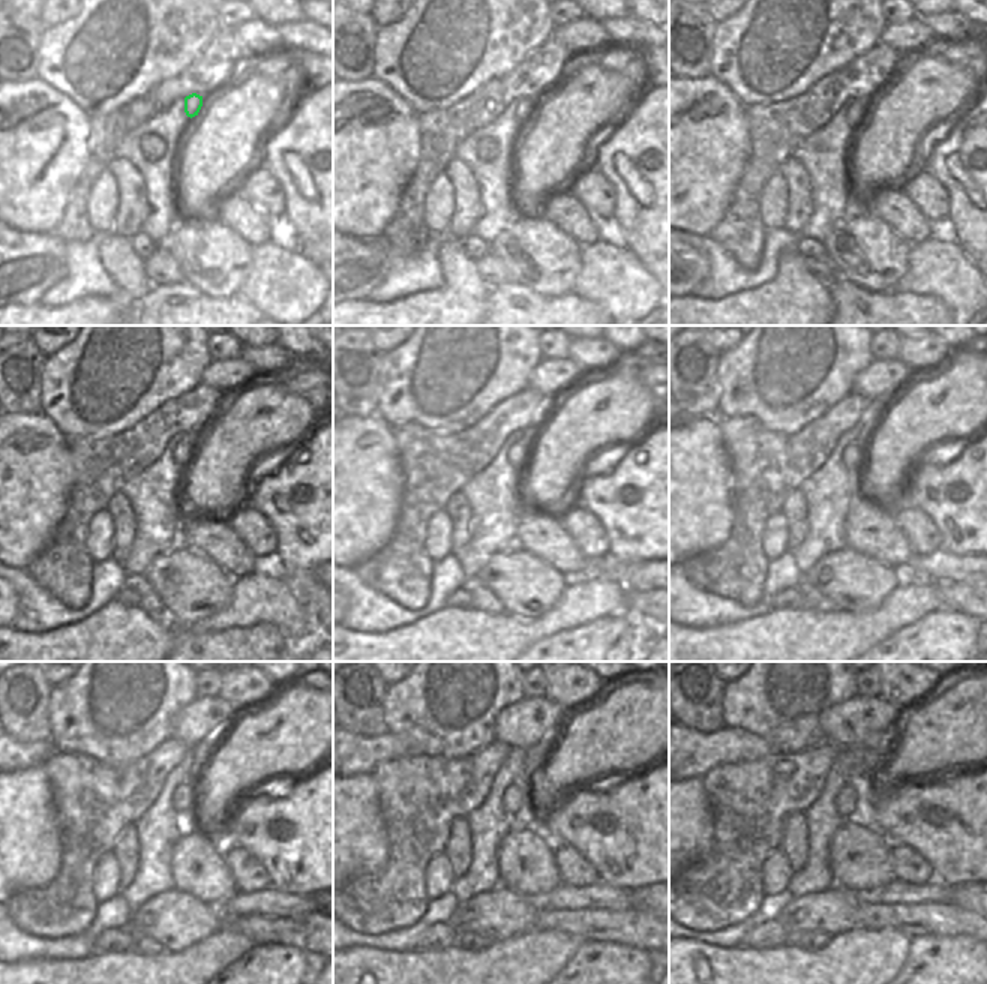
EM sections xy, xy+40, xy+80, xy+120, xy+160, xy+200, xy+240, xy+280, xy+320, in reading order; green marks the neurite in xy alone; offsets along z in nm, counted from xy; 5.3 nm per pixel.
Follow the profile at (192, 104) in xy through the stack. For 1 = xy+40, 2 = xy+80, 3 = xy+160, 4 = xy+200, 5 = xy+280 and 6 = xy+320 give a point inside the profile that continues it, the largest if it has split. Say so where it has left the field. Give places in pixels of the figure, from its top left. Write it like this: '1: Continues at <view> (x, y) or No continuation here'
1: Continues at xy+40 (525, 107)
2: Continues at xy+80 (855, 114)
3: Continues at xy+160 (518, 453)
4: Continues at xy+200 (854, 456)
5: Continues at xy+280 (516, 800)
6: Continues at xy+320 (849, 801).

